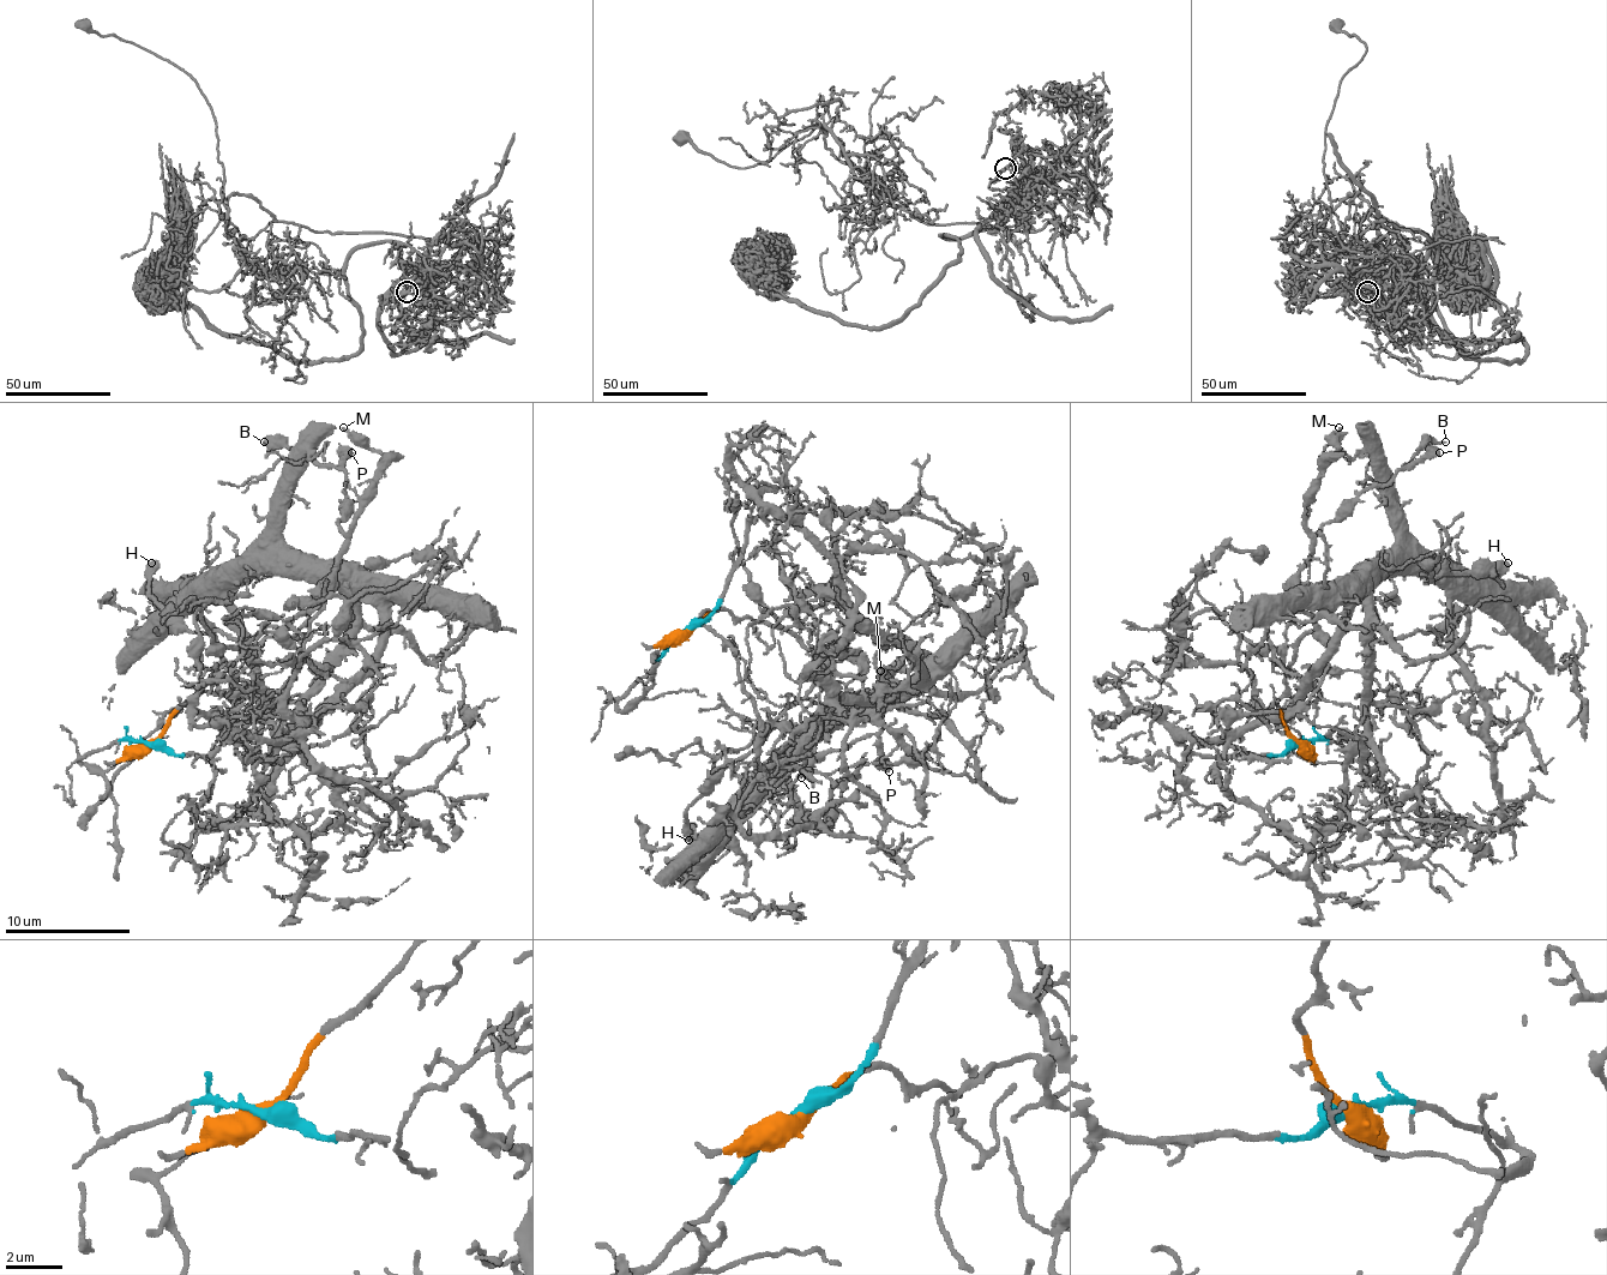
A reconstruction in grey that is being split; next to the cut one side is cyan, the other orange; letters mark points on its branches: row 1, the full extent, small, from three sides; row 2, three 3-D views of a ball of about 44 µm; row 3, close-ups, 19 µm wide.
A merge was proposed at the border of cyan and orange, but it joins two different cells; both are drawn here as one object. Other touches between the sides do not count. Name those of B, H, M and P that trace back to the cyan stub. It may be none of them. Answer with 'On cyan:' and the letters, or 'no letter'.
On cyan: no letter

